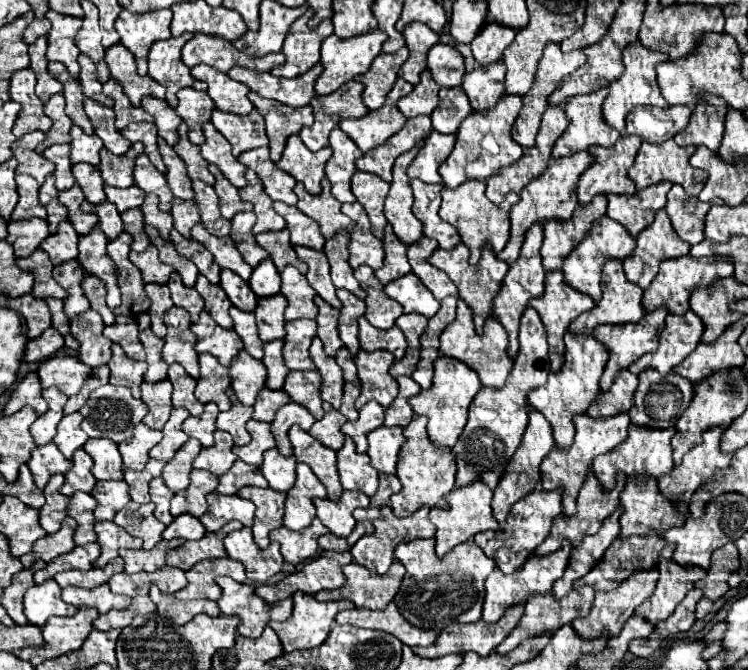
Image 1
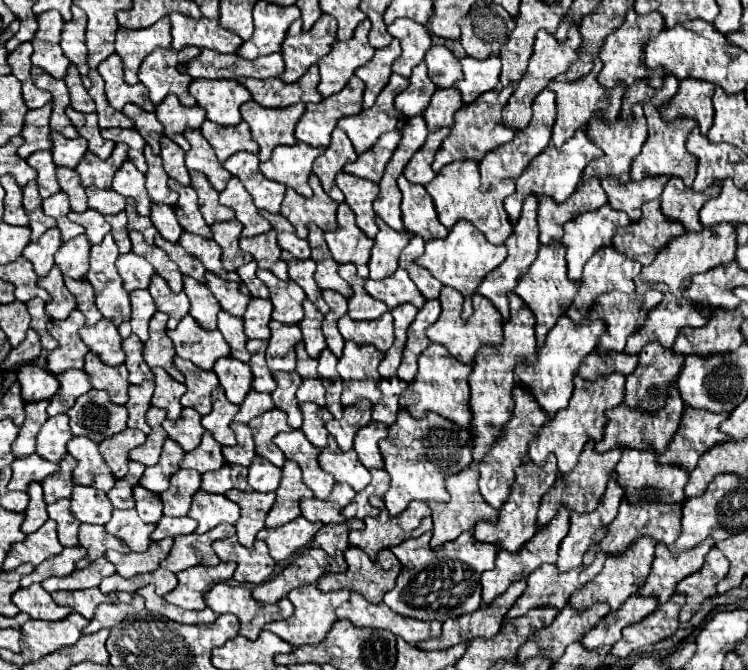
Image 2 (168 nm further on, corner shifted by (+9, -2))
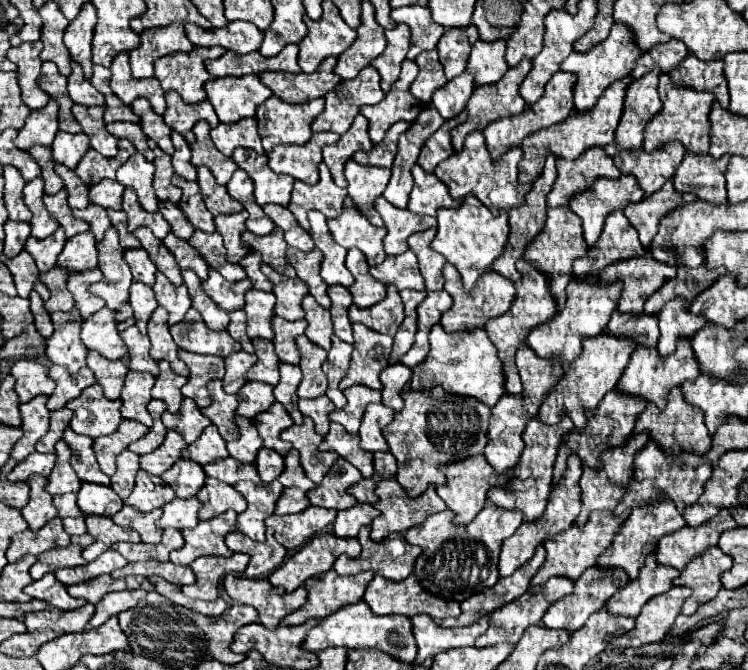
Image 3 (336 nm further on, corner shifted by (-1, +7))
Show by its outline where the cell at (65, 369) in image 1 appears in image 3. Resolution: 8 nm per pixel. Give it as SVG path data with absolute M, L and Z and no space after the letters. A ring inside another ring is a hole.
M34 360L14 362L10 374L16 378L14 390L16 390L20 402L28 402L40 394L50 396L54 392L54 382L48 378L46 368Z

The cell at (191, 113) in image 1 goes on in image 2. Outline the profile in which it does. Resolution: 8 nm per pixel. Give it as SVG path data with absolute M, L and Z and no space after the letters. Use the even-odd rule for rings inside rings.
M168 95L156 107L156 115L158 115L160 123L164 125L166 137L170 137L174 143L178 143L184 151L190 149L190 143L184 137L184 129L198 129L206 119L206 111L200 105L186 107L180 103L180 99L176 95Z

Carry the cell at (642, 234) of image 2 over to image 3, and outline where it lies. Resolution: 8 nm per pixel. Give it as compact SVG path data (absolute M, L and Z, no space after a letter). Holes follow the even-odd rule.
M668 180L658 192L644 196L636 204L628 204L624 208L624 214L630 220L630 224L638 230L640 242L644 246L648 246L652 242L654 234L658 232L658 222L664 218L664 214L668 214L674 206L682 206L682 204L694 202L694 200L696 200L694 194L682 194L682 192L674 190L672 180Z

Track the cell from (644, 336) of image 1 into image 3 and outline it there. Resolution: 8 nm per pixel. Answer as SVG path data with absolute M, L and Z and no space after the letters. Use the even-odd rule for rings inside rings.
M646 248L644 256L614 262L602 268L598 276L604 284L622 282L618 308L622 308L622 312L638 312L644 308L646 298L652 296L664 284L664 280L676 276L676 268L654 260L650 248Z

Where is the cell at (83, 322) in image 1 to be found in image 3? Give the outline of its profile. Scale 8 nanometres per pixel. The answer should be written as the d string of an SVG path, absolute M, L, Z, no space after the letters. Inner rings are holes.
M78 310L70 312L54 312L50 314L54 324L54 334L46 340L46 356L52 364L66 366L70 372L78 372L86 366L86 346L80 340L80 324L82 316Z

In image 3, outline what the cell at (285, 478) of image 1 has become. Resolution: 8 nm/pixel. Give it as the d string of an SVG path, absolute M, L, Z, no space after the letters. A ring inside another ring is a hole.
M262 448L258 452L258 458L256 458L256 468L258 468L262 482L266 482L266 484L274 482L284 470L282 462L284 462L284 458L278 452L274 452L270 448Z

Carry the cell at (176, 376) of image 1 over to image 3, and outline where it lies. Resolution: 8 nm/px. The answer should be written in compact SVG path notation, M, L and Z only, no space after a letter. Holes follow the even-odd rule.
M160 360L158 368L160 368L160 374L156 376L152 398L158 398L158 400L166 402L166 410L176 414L180 410L180 402L182 402L180 388L186 384L186 378L174 374L166 360Z

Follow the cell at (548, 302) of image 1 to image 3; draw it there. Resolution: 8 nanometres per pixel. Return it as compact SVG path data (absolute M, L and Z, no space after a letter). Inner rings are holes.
M568 206L548 208L548 218L546 218L544 228L534 236L532 242L526 244L524 258L548 274L550 290L558 302L558 310L566 302L566 286L572 278L572 262L576 258L584 256L586 250L588 250L588 246L582 238L582 224L578 222L578 216ZM560 270L564 270L564 274L560 274Z

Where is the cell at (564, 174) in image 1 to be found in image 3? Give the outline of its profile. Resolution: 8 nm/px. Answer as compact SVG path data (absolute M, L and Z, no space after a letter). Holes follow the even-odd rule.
M626 76L618 82L612 82L602 98L598 98L596 106L592 106L592 110L584 112L584 114L578 114L574 112L570 118L566 118L564 122L558 122L554 126L548 126L548 128L542 128L530 136L524 138L522 142L522 160L520 160L520 178L522 182L532 182L534 178L538 178L538 174L542 172L542 166L544 166L544 160L546 160L546 154L552 152L556 156L562 156L562 158L578 158L584 150L588 150L590 146L606 146L610 142L614 142L614 132L616 132L616 126L618 126L618 120L620 120L620 114L622 114L622 106L624 106L624 94L626 94L626 86L632 82L634 78L632 76Z

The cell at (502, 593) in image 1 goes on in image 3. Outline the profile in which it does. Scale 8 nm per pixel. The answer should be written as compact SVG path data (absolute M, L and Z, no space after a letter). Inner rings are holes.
M570 454L568 460L566 460L566 472L564 472L562 478L552 486L552 492L550 492L550 498L548 498L548 506L546 506L542 518L538 518L538 520L534 520L534 522L522 522L520 528L518 528L510 538L506 538L506 542L502 544L500 564L498 564L498 570L500 570L500 576L502 576L502 578L514 574L522 564L526 564L526 562L534 556L534 550L536 550L546 538L556 536L558 532L570 528L570 524L576 522L578 510L580 510L580 490L578 490L578 478L580 478L580 476L582 476L582 460L580 460L580 456Z

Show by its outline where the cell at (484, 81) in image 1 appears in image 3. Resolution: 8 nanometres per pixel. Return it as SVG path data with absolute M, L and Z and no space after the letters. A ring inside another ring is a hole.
M478 40L472 46L466 70L476 78L476 86L494 84L504 76L504 72L508 70L504 52L506 52L506 40L494 40L494 42Z

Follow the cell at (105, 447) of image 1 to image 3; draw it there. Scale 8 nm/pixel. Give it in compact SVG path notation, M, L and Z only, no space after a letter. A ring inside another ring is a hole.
M66 428L62 440L70 446L72 450L72 468L78 474L78 478L82 482L96 482L96 484L110 484L110 478L106 474L102 474L102 470L98 470L98 462L94 458L94 450L92 450L92 438L88 436L80 436L74 430Z

